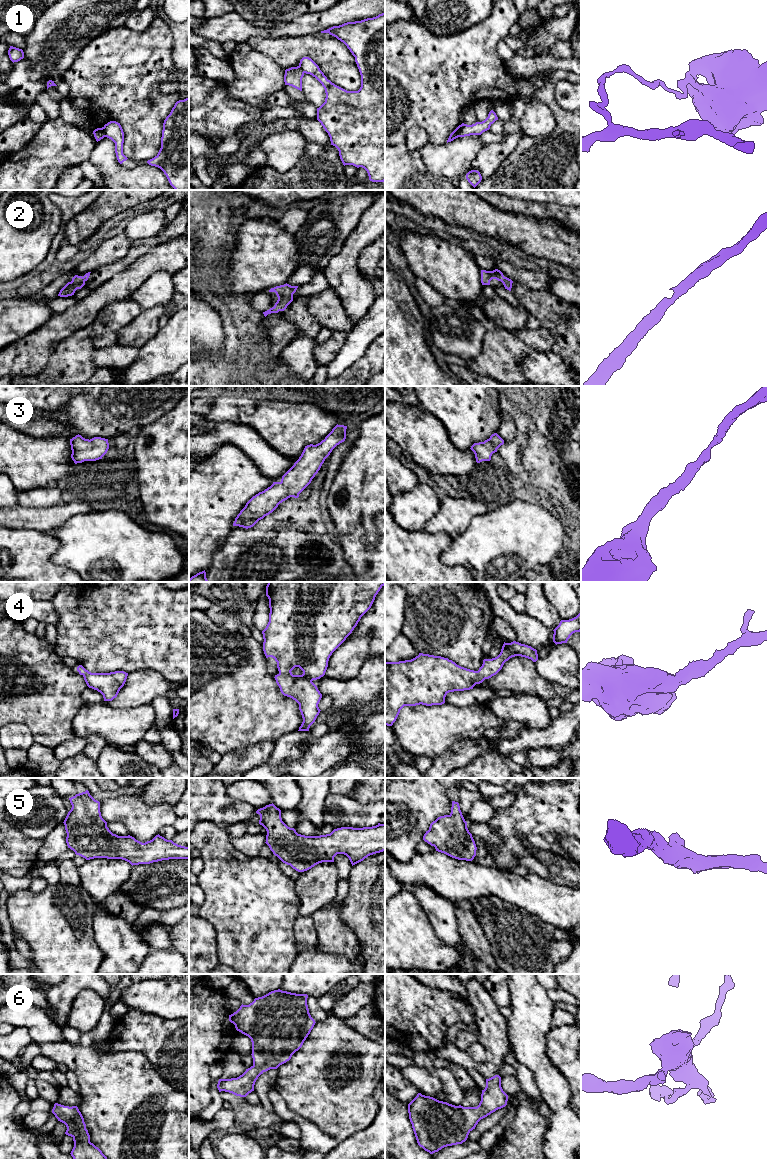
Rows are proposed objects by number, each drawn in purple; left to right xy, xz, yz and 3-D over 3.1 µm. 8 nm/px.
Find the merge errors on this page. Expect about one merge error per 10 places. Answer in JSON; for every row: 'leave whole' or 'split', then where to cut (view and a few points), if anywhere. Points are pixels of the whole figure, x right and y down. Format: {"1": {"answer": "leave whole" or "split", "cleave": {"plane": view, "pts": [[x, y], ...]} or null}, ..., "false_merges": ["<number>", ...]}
{"1": {"answer": "split", "cleave": {"plane": "yz", "pts": [[461, 125], [458, 136]]}}, "2": {"answer": "leave whole", "cleave": null}, "3": {"answer": "leave whole", "cleave": null}, "4": {"answer": "leave whole", "cleave": null}, "5": {"answer": "leave whole", "cleave": null}, "6": {"answer": "leave whole", "cleave": null}, "false_merges": ["1"]}

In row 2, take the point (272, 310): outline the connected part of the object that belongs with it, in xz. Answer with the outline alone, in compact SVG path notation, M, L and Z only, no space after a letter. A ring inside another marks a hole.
M287 283L271 288L269 292L275 292L278 300L272 308L263 312L264 316L266 317L268 314L284 311L293 301L293 294L296 292L297 288L298 286L291 286Z

